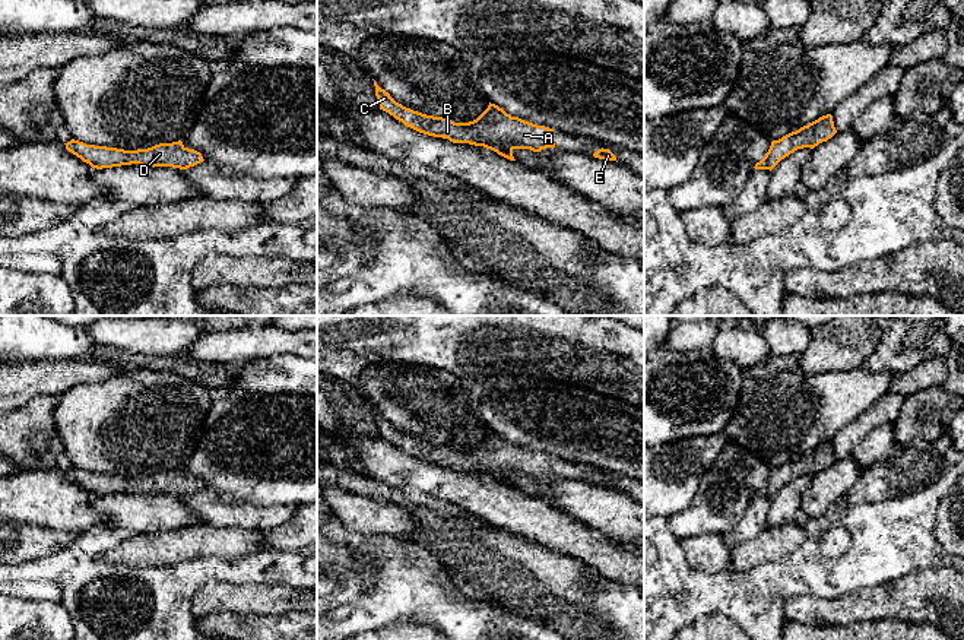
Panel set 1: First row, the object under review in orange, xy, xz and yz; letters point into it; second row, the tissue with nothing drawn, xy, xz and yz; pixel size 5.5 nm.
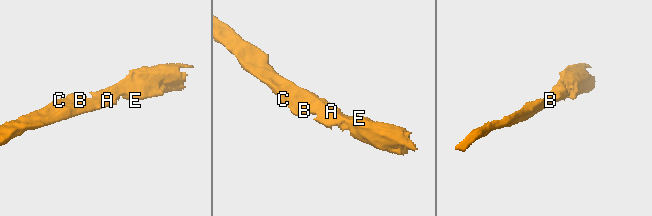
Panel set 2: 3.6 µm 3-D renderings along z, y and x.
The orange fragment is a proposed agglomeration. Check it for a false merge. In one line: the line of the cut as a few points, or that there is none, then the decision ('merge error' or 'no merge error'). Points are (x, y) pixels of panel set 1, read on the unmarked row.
no cut | no merge error

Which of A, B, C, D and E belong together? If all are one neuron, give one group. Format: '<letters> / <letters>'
A B C D E

